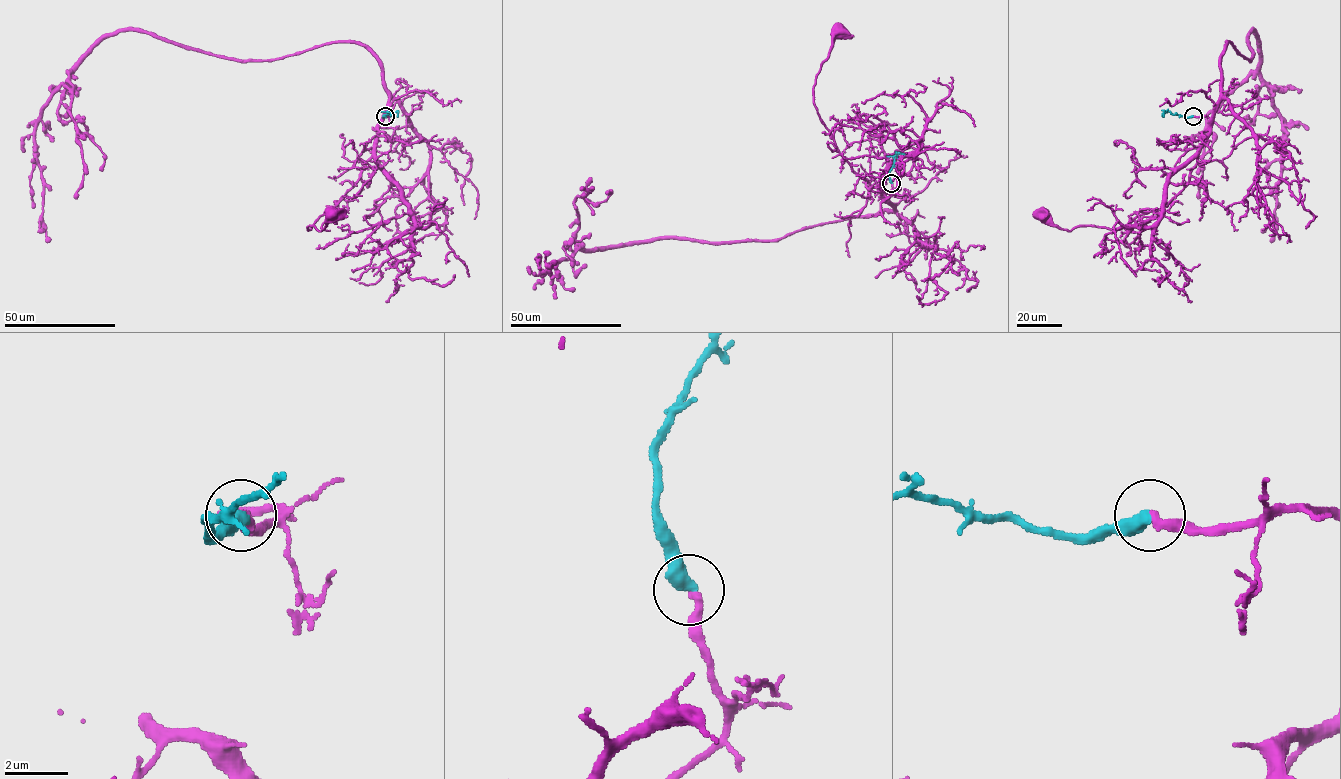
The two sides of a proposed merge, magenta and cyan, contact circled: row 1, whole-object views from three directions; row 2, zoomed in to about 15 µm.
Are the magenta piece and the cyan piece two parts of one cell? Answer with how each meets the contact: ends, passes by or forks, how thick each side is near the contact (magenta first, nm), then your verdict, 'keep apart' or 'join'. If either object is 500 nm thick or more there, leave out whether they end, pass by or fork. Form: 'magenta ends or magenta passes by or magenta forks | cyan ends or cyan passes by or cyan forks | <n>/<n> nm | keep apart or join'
magenta ends | cyan ends | 280/480 nm | join

